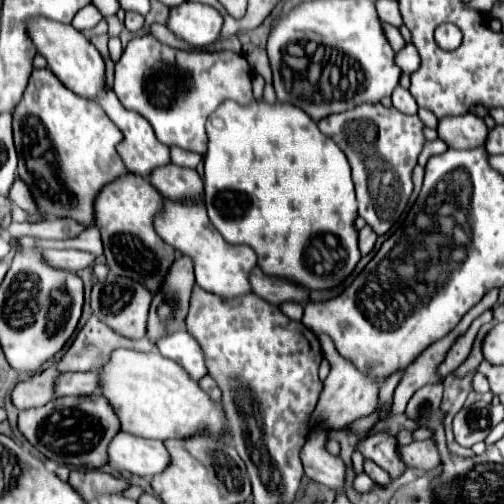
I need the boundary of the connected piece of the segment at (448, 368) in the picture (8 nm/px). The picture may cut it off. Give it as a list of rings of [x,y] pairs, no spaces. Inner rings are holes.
[[[484,312],[480,318],[476,318],[476,320],[472,322],[470,330],[454,342],[454,346],[452,346],[450,352],[448,352],[448,358],[446,358],[446,360],[442,362],[442,366],[440,366],[440,372],[442,372],[444,376],[450,374],[452,370],[456,370],[456,368],[468,358],[468,354],[470,354],[470,346],[472,346],[474,338],[476,338],[480,326],[482,326],[484,322],[490,322],[490,320],[492,320],[492,314],[490,314],[490,312]]]

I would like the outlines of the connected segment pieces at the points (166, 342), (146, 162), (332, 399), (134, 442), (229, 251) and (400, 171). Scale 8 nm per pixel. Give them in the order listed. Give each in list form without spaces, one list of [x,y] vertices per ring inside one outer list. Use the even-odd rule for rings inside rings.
[[[180,330],[176,334],[170,334],[170,336],[164,336],[162,340],[158,340],[158,350],[162,356],[174,360],[188,374],[192,374],[194,380],[202,378],[208,372],[204,366],[204,354],[202,354],[198,342],[186,330]]]
[[[108,92],[104,96],[100,96],[98,104],[104,108],[104,112],[108,114],[108,118],[112,118],[112,122],[120,128],[122,132],[122,142],[116,146],[124,166],[128,172],[132,174],[140,174],[140,176],[148,176],[156,166],[164,166],[170,162],[170,150],[166,144],[160,144],[152,132],[152,126],[142,118],[142,116],[136,116],[136,112],[128,112],[120,100],[116,100],[116,94],[114,92]]]
[[[322,334],[320,336],[320,344],[322,344],[322,352],[324,352],[324,358],[330,362],[330,374],[328,378],[322,382],[322,392],[320,392],[320,398],[318,398],[318,404],[316,408],[312,410],[312,416],[308,420],[308,426],[306,426],[306,440],[308,436],[312,434],[312,424],[316,424],[316,420],[328,420],[328,428],[332,430],[342,430],[344,426],[348,426],[352,420],[358,420],[366,414],[370,414],[374,408],[376,408],[376,402],[378,402],[378,388],[380,388],[380,382],[372,380],[370,376],[364,376],[350,360],[344,360],[338,350],[334,348],[332,344],[332,338]]]
[[[120,430],[108,446],[108,462],[118,472],[152,478],[166,468],[170,458],[160,440],[146,440]]]
[[[204,198],[200,204],[172,204],[172,200],[164,200],[164,208],[154,216],[156,234],[166,242],[172,244],[178,252],[188,256],[194,264],[196,284],[220,298],[238,298],[250,290],[248,274],[256,266],[256,252],[250,246],[234,246],[228,244],[220,232],[210,224]]]
[[[360,104],[352,110],[322,118],[318,128],[342,148],[352,166],[358,214],[376,234],[388,232],[404,212],[412,194],[412,170],[426,142],[422,120],[402,114],[396,108],[384,108],[382,104]]]

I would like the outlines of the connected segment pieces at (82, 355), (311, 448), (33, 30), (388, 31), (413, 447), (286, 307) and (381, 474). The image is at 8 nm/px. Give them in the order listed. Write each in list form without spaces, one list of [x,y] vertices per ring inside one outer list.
[[[92,316],[86,326],[80,330],[80,334],[74,338],[66,354],[56,364],[56,370],[60,372],[78,372],[78,370],[98,370],[102,368],[112,350],[116,348],[132,348],[138,352],[150,352],[152,342],[142,340],[128,340],[112,328],[108,328],[104,322],[100,322],[96,316]]]
[[[316,426],[312,438],[300,450],[300,460],[302,460],[306,476],[314,478],[320,484],[338,488],[344,482],[346,466],[338,456],[330,456],[324,450],[326,440],[328,440],[328,434],[324,426]]]
[[[36,16],[36,20],[28,20],[28,34],[32,44],[36,44],[38,54],[42,54],[50,66],[50,70],[60,78],[60,82],[72,92],[80,92],[88,98],[98,98],[104,94],[106,68],[100,52],[84,38],[82,32],[74,30],[72,24],[56,24],[54,20],[44,20]]]
[[[382,22],[384,24],[384,34],[388,36],[388,42],[390,42],[390,46],[392,46],[392,50],[400,50],[400,48],[404,48],[404,38],[402,38],[402,34],[400,34],[400,30],[396,28],[396,26],[392,26],[392,24],[386,24],[386,22]]]
[[[432,440],[400,446],[400,458],[408,468],[432,470],[440,464],[440,454],[436,452],[436,444],[432,444]]]
[[[288,302],[288,304],[282,304],[280,306],[280,310],[288,316],[288,318],[294,318],[294,320],[302,320],[302,312],[304,312],[304,306],[302,304],[292,304],[292,302]]]
[[[364,460],[364,471],[370,476],[370,478],[379,485],[391,484],[391,479],[388,473],[382,470],[371,460]]]

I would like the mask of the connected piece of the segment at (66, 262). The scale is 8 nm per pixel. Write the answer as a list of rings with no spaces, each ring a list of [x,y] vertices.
[[[44,248],[42,254],[44,254],[44,258],[46,258],[48,264],[52,264],[56,268],[72,270],[72,272],[82,270],[82,268],[88,268],[96,260],[94,254],[80,252],[80,250],[50,250],[50,248]]]

